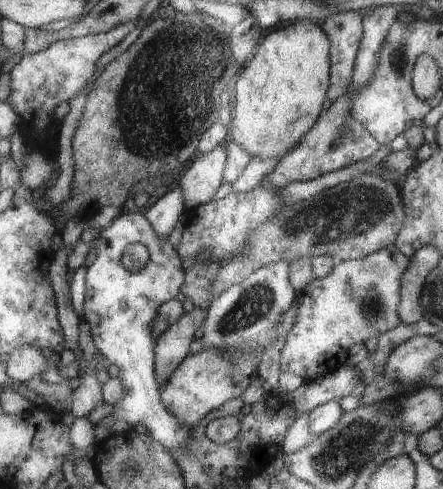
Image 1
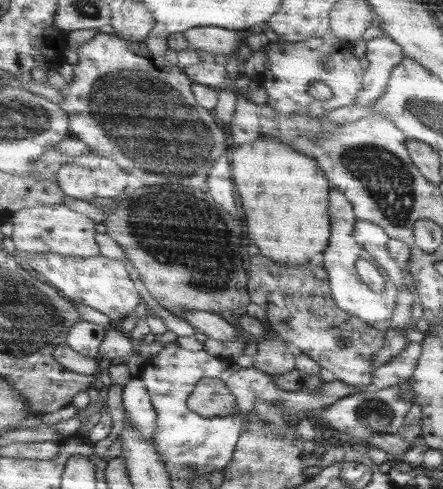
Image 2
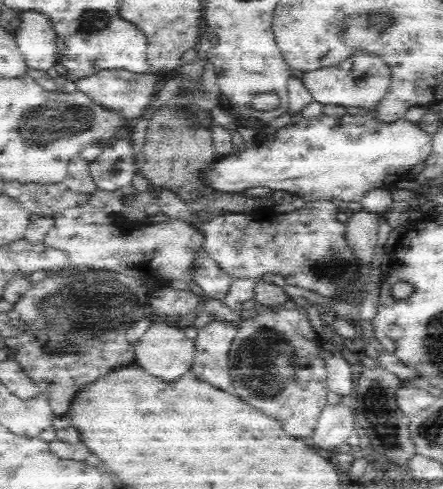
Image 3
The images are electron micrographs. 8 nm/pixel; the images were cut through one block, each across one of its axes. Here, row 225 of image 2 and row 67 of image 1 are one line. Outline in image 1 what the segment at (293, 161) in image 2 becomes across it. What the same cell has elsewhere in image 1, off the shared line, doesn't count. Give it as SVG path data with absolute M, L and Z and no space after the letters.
M301 20L289 24L287 28L273 30L257 48L257 54L237 78L235 88L235 108L233 108L233 124L231 140L239 142L253 158L283 158L293 148L297 148L307 132L317 124L319 116L323 114L323 104L329 98L331 90L331 68L333 68L333 42L329 32L323 28L323 20Z

